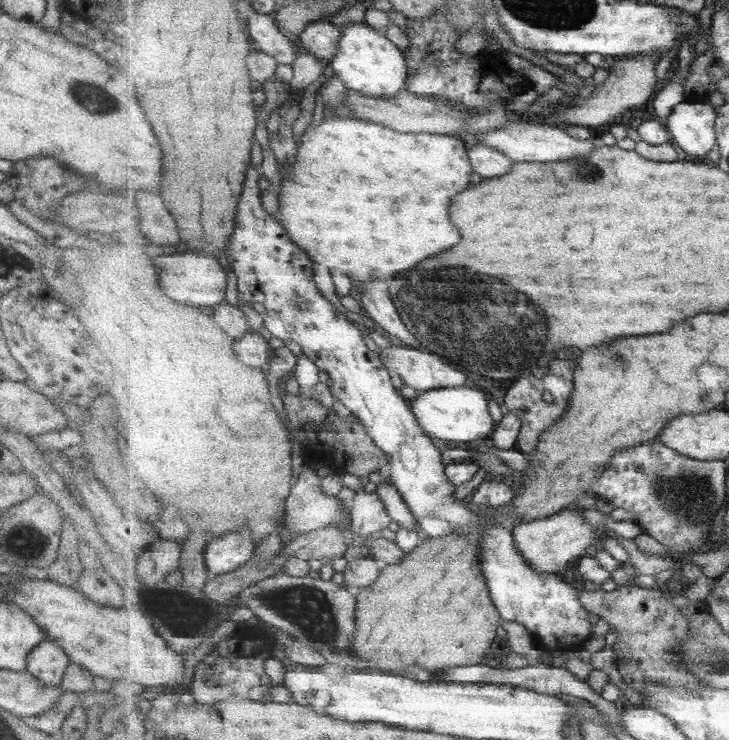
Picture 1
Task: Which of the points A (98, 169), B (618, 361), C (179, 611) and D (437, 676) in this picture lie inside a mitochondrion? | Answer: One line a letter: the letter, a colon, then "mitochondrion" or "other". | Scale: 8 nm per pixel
A: other
B: mitochondrion
C: mitochondrion
D: other

